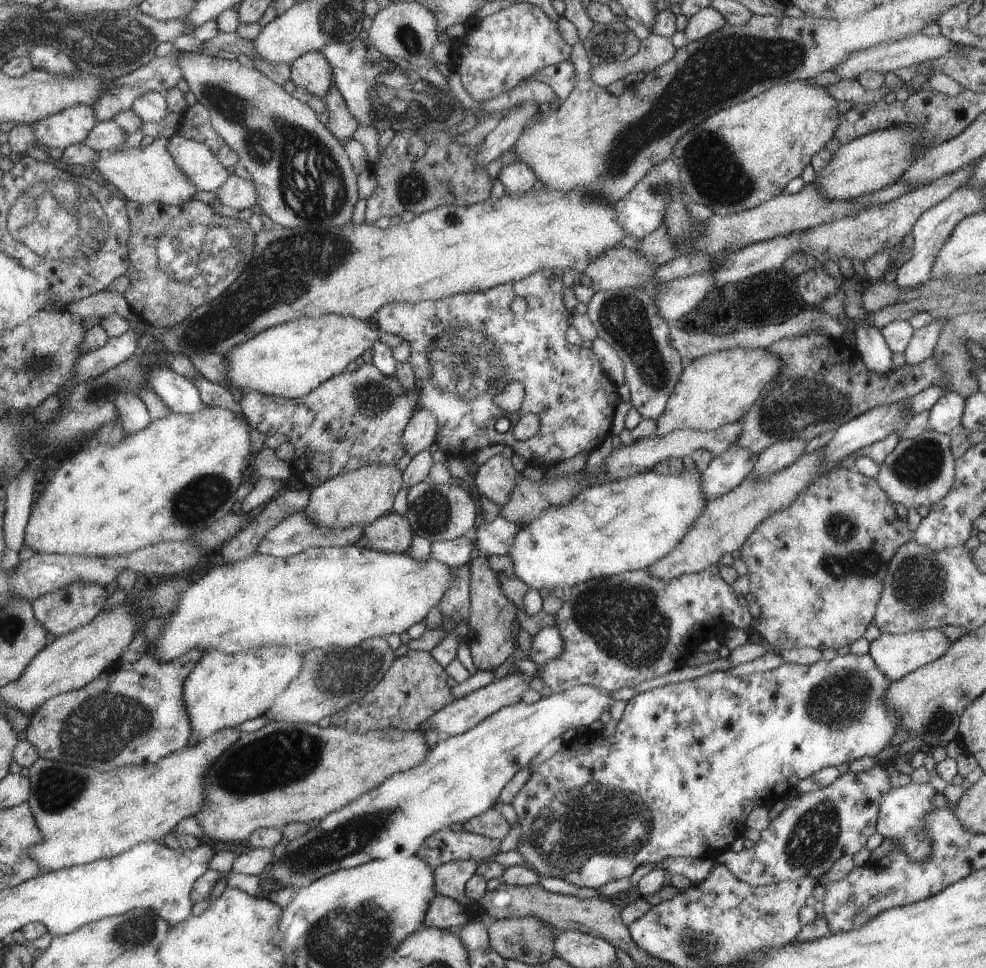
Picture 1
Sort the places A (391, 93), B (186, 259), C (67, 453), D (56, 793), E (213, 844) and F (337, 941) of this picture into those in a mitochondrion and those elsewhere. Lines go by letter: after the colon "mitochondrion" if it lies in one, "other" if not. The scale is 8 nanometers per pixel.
A: mitochondrion
B: mitochondrion
C: other
D: mitochondrion
E: other
F: mitochondrion

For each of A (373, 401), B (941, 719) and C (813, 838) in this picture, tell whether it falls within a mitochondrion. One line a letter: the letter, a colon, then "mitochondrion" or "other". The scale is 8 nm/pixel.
A: mitochondrion
B: mitochondrion
C: mitochondrion

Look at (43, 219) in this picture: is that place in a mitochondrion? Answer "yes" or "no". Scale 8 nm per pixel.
yes

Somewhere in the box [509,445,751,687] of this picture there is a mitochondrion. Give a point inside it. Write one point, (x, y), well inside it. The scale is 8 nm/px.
(625, 621)

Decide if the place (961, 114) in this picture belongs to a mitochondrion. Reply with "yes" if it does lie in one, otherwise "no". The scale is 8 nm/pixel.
no

